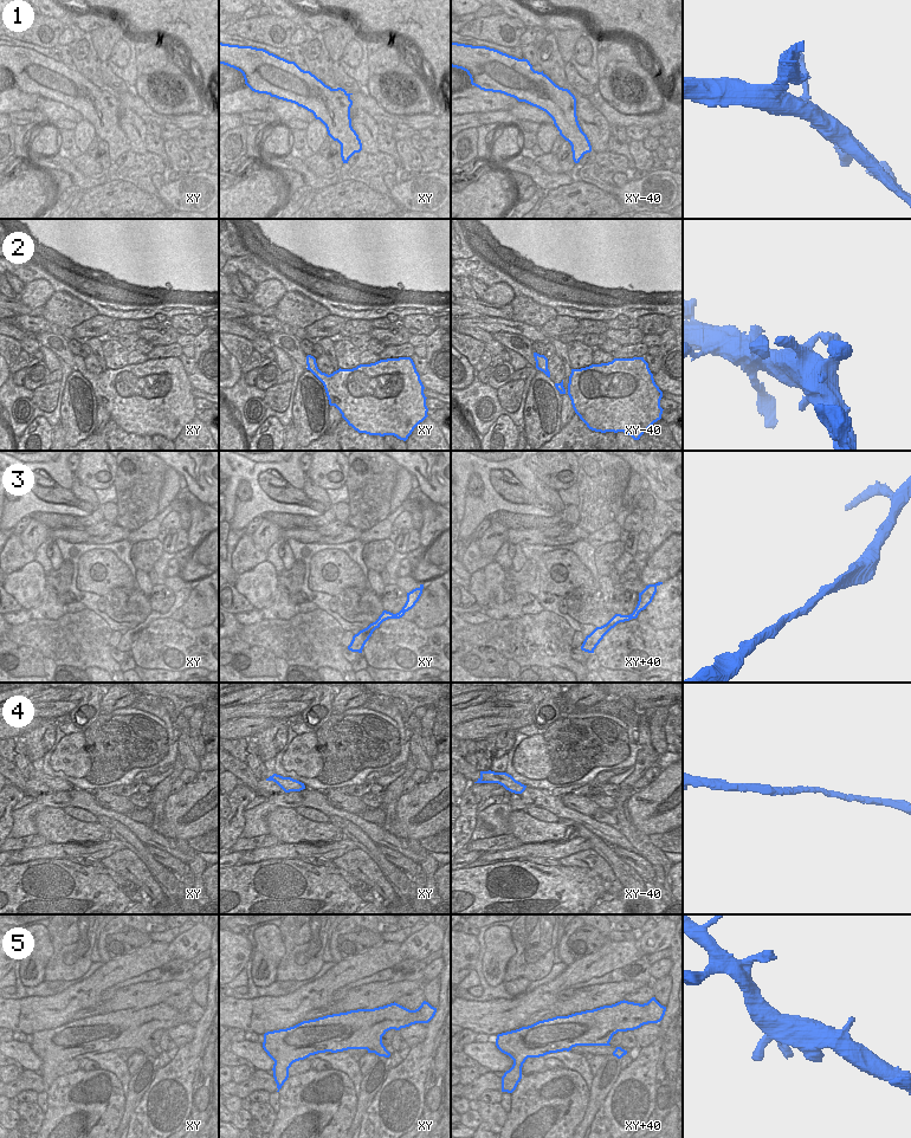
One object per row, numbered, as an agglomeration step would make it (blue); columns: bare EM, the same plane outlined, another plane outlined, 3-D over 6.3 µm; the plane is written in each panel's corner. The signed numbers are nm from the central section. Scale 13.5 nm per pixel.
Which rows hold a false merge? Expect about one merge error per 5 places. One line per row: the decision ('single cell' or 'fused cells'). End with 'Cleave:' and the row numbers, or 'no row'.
1: fused cells
2: single cell
3: single cell
4: single cell
5: single cell
Cleave: 1

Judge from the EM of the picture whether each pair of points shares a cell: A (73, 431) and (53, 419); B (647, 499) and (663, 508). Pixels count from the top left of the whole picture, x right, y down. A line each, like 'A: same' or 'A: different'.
A: different
B: same

